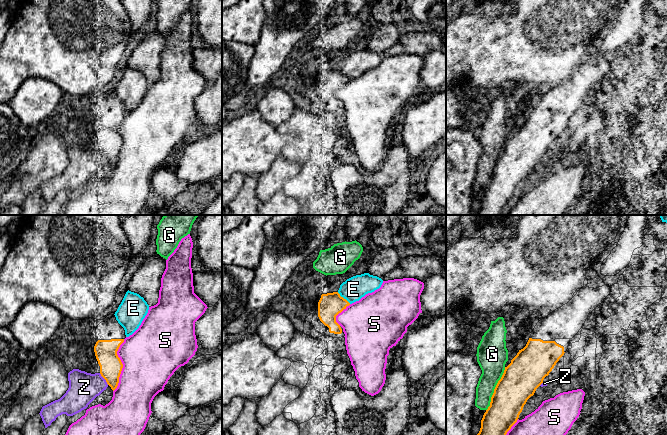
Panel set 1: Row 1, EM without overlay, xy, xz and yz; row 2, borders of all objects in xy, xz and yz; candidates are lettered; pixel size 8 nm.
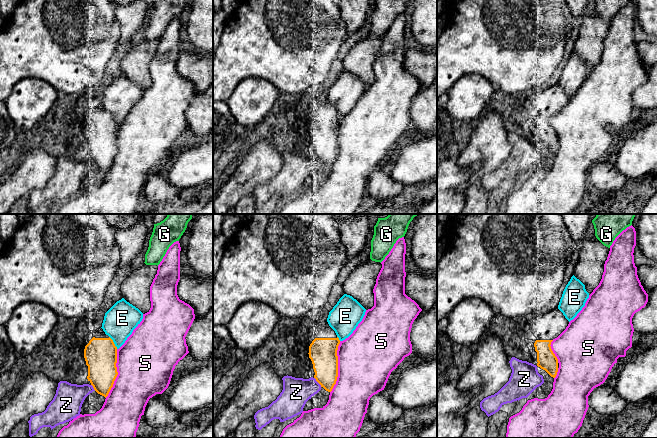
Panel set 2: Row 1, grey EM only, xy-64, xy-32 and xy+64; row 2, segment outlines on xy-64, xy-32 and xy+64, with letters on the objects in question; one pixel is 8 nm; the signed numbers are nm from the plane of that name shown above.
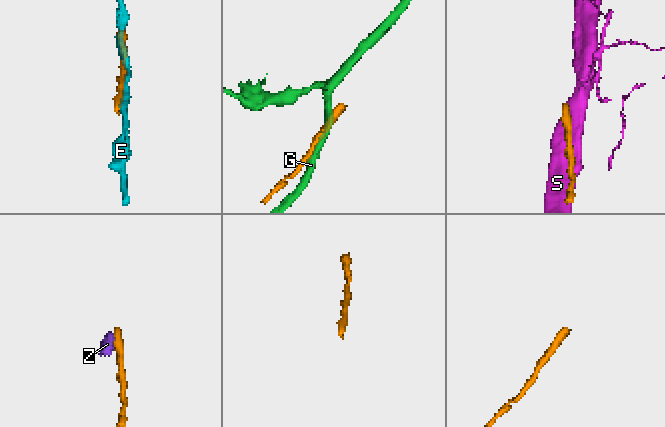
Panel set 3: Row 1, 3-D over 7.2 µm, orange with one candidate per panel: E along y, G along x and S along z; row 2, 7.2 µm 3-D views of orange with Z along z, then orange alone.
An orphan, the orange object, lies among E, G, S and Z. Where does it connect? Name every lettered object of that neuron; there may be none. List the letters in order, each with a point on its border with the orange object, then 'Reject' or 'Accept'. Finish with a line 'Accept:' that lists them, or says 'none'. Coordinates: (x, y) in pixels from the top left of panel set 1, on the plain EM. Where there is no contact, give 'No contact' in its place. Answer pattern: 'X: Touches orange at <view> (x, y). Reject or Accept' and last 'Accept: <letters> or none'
E: Touches orange at xz (343, 74). Reject
G: Touches orange at yz (494, 165). Reject
S: Touches orange at xy (122, 141). Reject
Z: Touches orange at xy (104, 154). Reject
Accept: none

